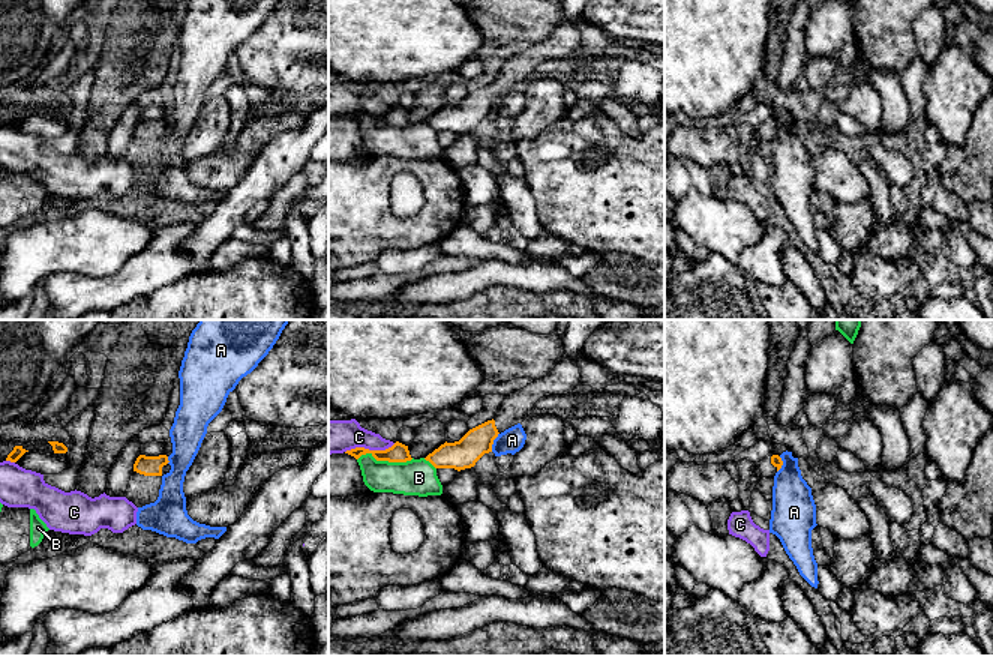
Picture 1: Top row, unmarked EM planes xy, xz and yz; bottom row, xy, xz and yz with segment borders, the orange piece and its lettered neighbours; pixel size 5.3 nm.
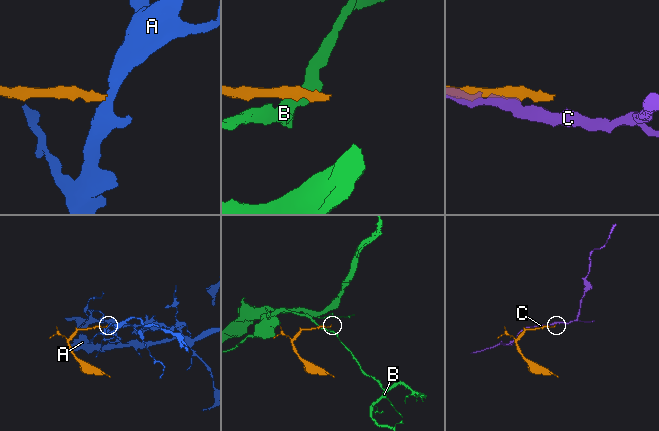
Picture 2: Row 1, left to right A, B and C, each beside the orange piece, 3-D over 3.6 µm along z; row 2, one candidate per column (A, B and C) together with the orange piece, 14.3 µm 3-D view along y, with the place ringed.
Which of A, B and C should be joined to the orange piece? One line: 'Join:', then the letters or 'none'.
Join: none

